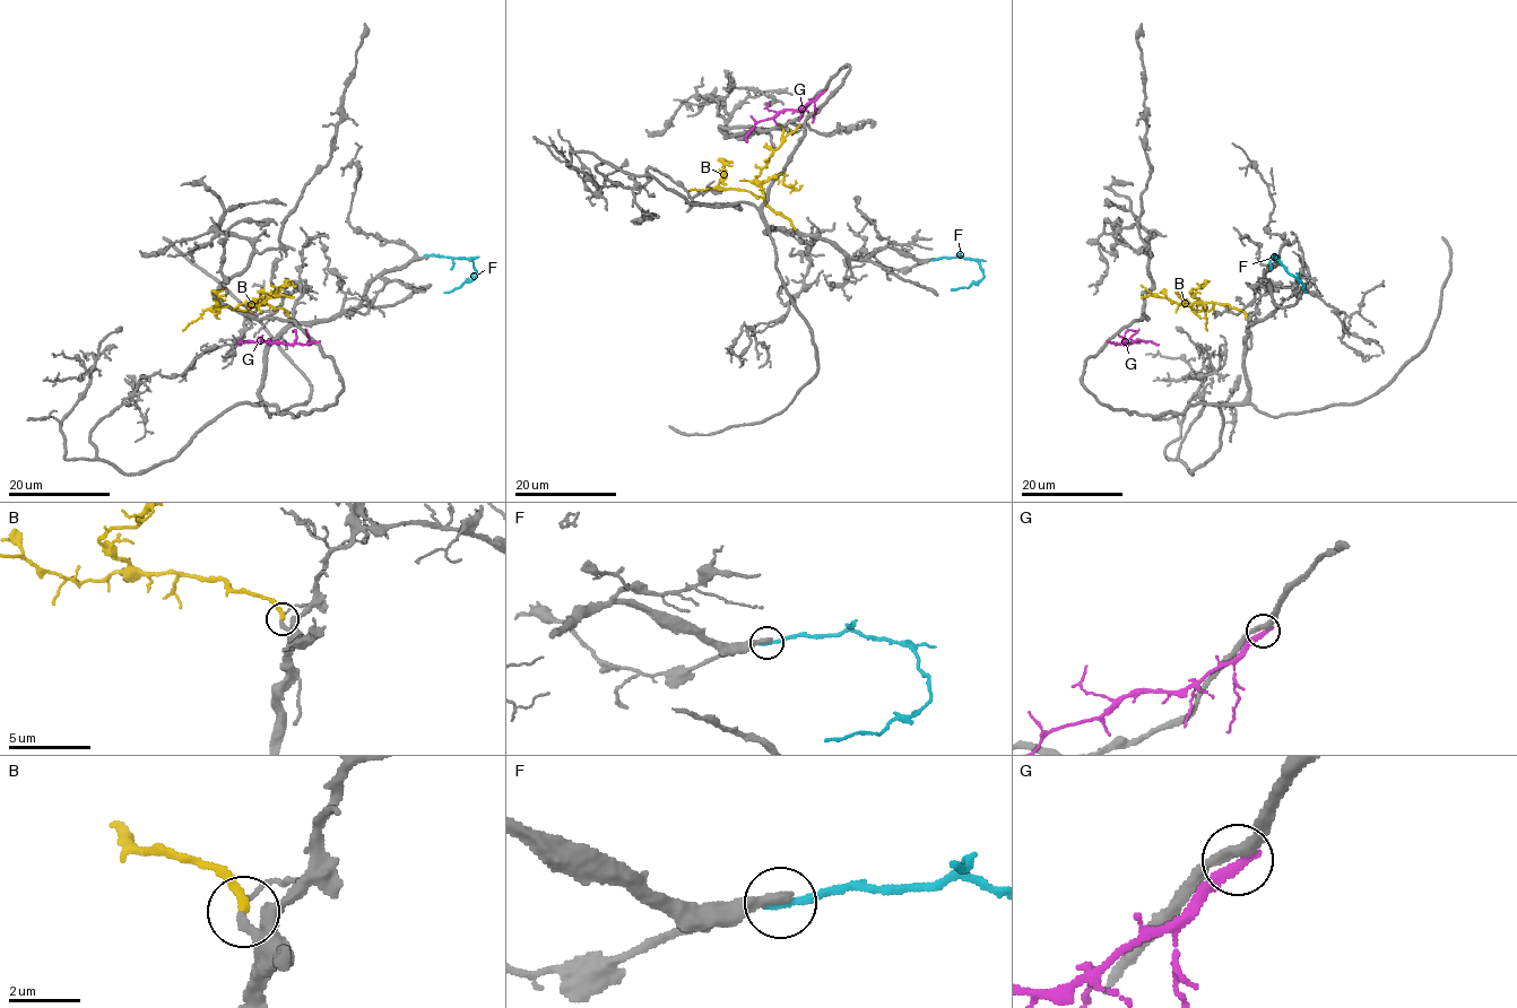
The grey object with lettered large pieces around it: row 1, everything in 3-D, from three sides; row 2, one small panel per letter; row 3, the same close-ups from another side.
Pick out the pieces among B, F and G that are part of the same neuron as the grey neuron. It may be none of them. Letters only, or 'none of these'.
B

